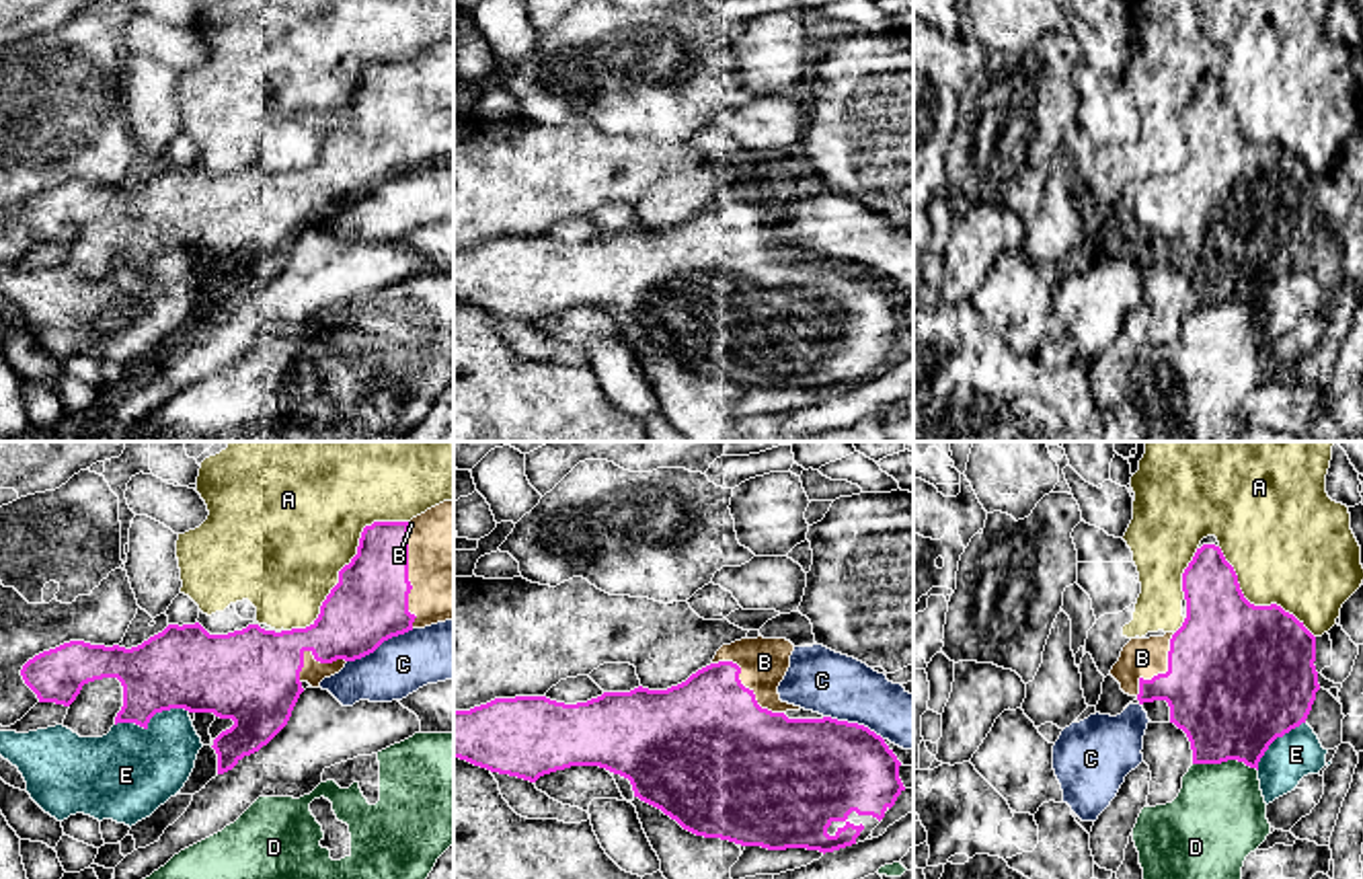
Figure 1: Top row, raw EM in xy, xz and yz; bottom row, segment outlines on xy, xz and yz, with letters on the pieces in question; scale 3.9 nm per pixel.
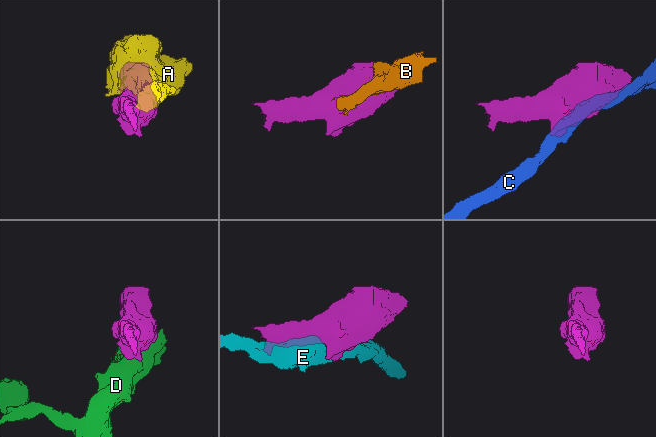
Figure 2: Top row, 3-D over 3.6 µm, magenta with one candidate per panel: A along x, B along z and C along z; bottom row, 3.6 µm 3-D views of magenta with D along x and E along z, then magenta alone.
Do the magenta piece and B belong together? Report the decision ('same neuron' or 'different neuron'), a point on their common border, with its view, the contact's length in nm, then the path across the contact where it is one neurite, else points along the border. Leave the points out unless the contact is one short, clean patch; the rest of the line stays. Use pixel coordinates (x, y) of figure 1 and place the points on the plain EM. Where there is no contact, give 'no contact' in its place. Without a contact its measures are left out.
same neuron | xy (407, 116) | 420 nm

